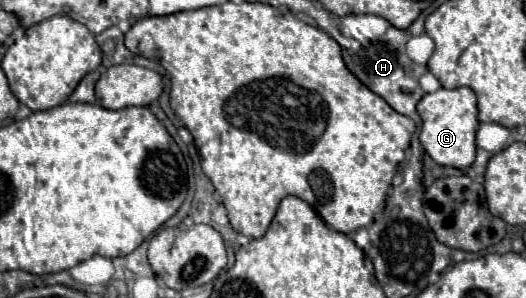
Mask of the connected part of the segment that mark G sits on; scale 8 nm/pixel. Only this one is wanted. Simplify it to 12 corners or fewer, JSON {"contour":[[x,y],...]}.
{"contour":[[439,88],[417,104],[419,140],[441,166],[475,160],[477,98]]}

